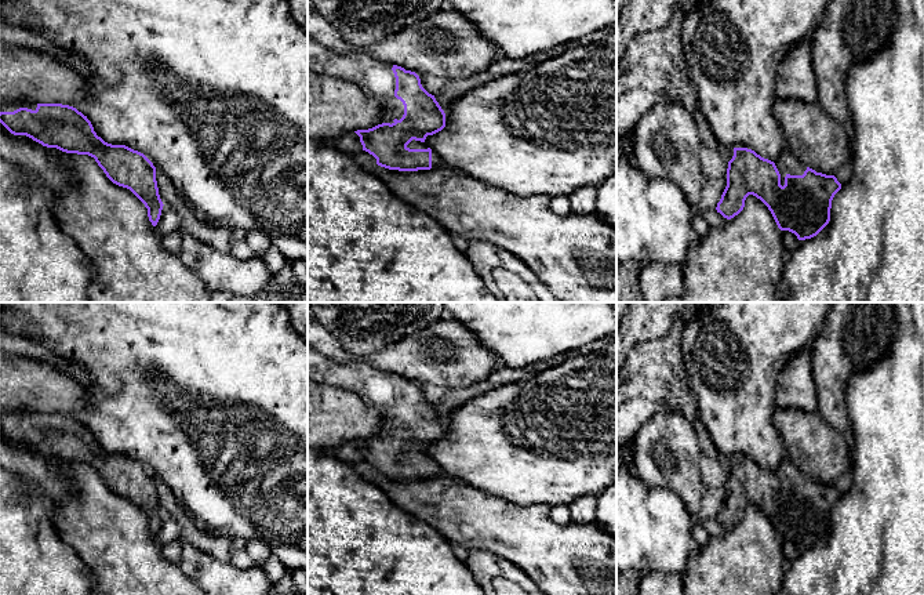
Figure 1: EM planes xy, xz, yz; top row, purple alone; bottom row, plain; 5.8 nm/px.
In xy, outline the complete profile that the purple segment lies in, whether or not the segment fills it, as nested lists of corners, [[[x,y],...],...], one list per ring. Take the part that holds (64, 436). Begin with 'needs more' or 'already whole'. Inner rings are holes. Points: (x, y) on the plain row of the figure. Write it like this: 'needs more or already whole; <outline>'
needs more; [[[0,413],[0,432],[11,443],[26,445],[43,456],[94,467],[113,493],[130,498],[145,514],[149,530],[157,534],[164,514],[153,472],[125,454],[105,451],[76,417],[62,413]]]

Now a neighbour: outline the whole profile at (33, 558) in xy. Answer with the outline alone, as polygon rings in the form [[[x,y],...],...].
[[[0,467],[0,595],[90,595],[95,577],[59,536],[43,491]]]

